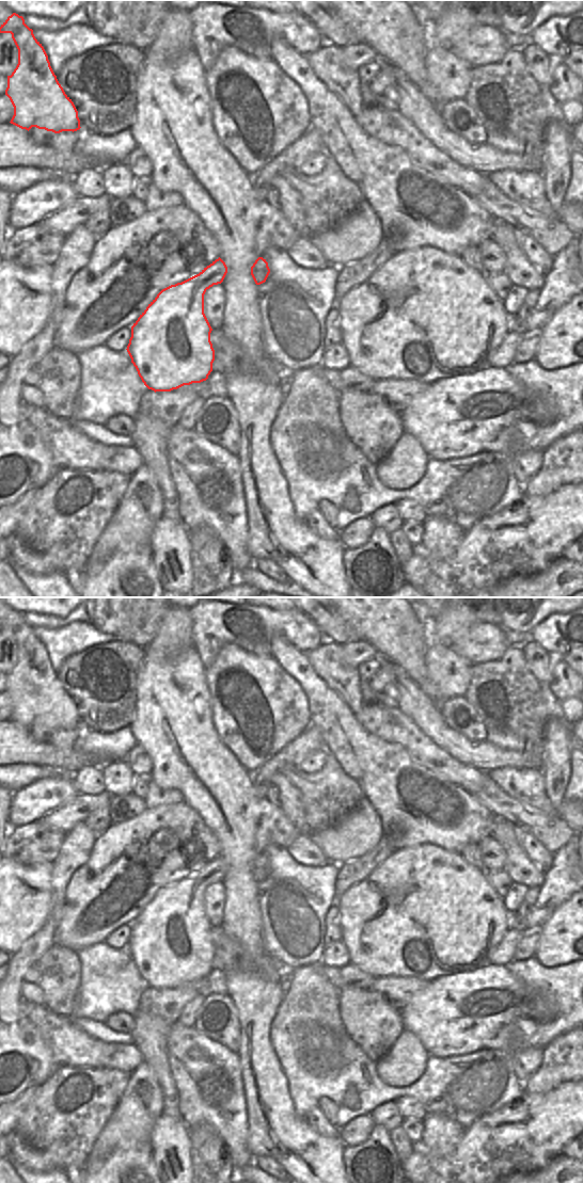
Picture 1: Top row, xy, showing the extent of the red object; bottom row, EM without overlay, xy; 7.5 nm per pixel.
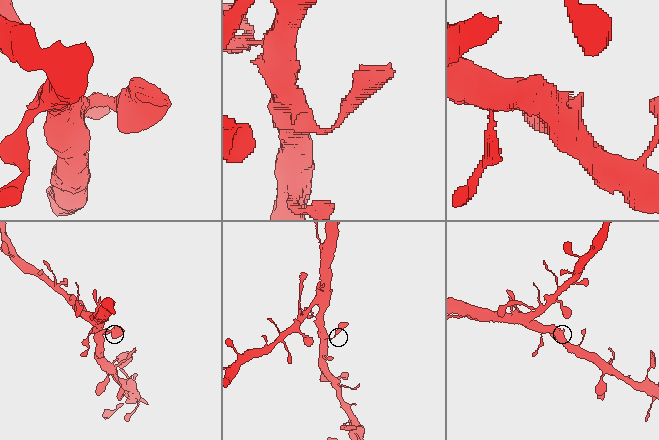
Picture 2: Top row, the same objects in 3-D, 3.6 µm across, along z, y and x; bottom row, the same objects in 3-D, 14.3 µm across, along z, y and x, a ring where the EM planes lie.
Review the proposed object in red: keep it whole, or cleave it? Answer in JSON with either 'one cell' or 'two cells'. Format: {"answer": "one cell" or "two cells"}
{"answer": "one cell"}

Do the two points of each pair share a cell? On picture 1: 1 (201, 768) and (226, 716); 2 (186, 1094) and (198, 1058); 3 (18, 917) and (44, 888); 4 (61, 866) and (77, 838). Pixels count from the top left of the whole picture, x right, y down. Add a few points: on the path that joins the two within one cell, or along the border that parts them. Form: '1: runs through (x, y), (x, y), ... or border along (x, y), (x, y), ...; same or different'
1: border along (211, 709), (214, 729), (222, 744), (233, 754); different
2: runs through (194, 1086), (198, 1080), (198, 1067); same
3: runs through (22, 910), (37, 895); same
4: runs through (67, 860), (74, 853), (77, 845); same

